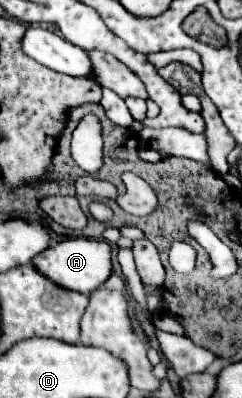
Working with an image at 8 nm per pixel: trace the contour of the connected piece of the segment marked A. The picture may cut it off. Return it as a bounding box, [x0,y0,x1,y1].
[33,238,111,294]

